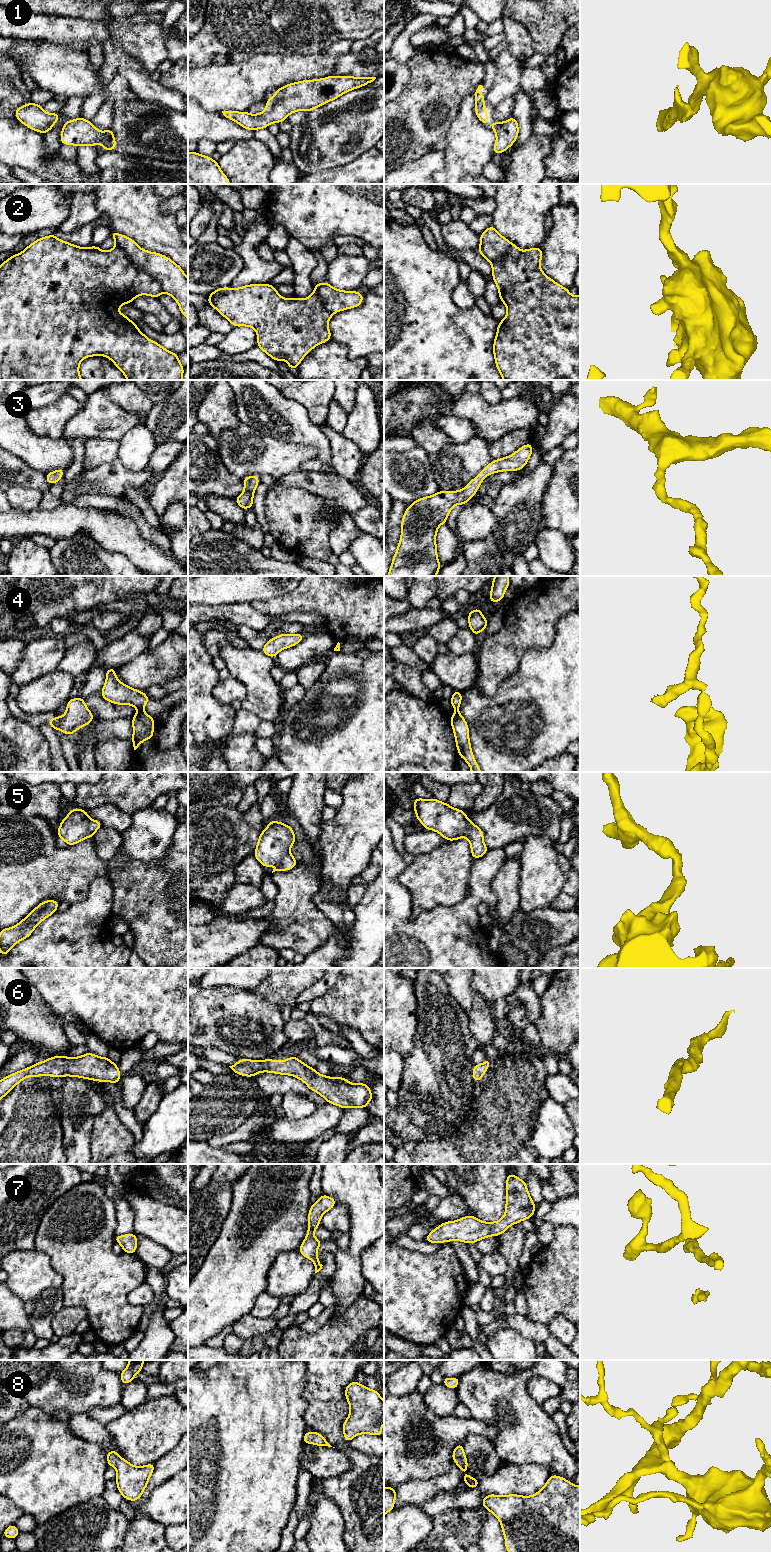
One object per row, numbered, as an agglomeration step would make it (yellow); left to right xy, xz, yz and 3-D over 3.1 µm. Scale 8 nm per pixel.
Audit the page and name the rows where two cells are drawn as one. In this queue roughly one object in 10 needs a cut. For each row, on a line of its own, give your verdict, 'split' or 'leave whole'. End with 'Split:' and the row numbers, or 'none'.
1: leave whole
2: leave whole
3: leave whole
4: split
5: leave whole
6: leave whole
7: leave whole
8: leave whole
Split: 4

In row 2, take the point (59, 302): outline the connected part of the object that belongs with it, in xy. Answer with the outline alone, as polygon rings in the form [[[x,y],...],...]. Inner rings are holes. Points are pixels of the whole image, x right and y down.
[[[112,230],[110,237],[115,240],[115,247],[109,251],[102,251],[99,246],[92,245],[90,248],[83,248],[73,245],[67,241],[59,240],[56,238],[55,233],[53,233],[49,236],[45,236],[43,238],[35,240],[32,244],[28,245],[21,253],[12,255],[0,265],[0,380],[83,380],[79,374],[79,365],[81,361],[87,357],[99,355],[109,358],[115,364],[115,366],[122,371],[127,380],[183,380],[183,372],[185,367],[181,365],[178,354],[170,352],[155,341],[151,341],[138,329],[135,322],[128,319],[125,314],[119,313],[118,308],[124,304],[132,303],[133,300],[139,295],[148,295],[158,299],[160,295],[165,292],[169,294],[178,303],[181,314],[188,319],[188,278],[186,277],[185,272],[170,258],[160,253],[155,253],[142,249],[136,244],[133,239],[126,237],[123,234],[116,233]]]

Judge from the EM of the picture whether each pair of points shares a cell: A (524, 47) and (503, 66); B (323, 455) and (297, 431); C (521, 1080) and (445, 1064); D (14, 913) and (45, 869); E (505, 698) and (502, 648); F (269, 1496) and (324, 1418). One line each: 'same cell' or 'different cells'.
A: different cells
B: same cell
C: different cells
D: same cell
E: different cells
F: different cells

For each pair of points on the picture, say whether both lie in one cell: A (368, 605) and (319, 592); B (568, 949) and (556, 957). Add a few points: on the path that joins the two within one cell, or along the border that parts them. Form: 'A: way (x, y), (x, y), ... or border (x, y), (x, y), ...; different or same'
A: way (356, 605), (346, 605), (331, 593); same
B: way (565, 949), (559, 954); same

